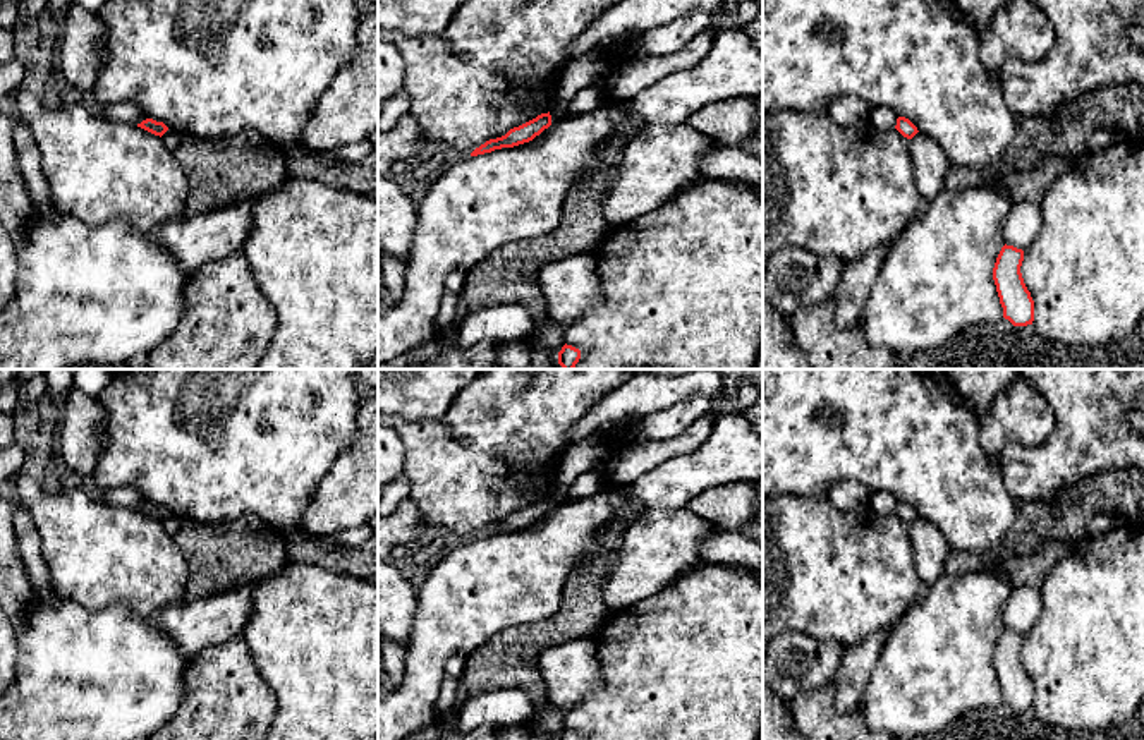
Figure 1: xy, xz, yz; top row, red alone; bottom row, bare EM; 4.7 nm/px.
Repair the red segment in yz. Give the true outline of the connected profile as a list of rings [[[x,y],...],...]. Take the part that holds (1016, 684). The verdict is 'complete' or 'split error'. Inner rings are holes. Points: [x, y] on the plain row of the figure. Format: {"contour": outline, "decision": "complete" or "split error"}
{"contour": [[[1005,628],[993,652],[1003,702],[1013,711],[1027,711],[1034,706],[1034,685],[1020,658],[1022,646],[1024,635]]], "decision": "complete"}

